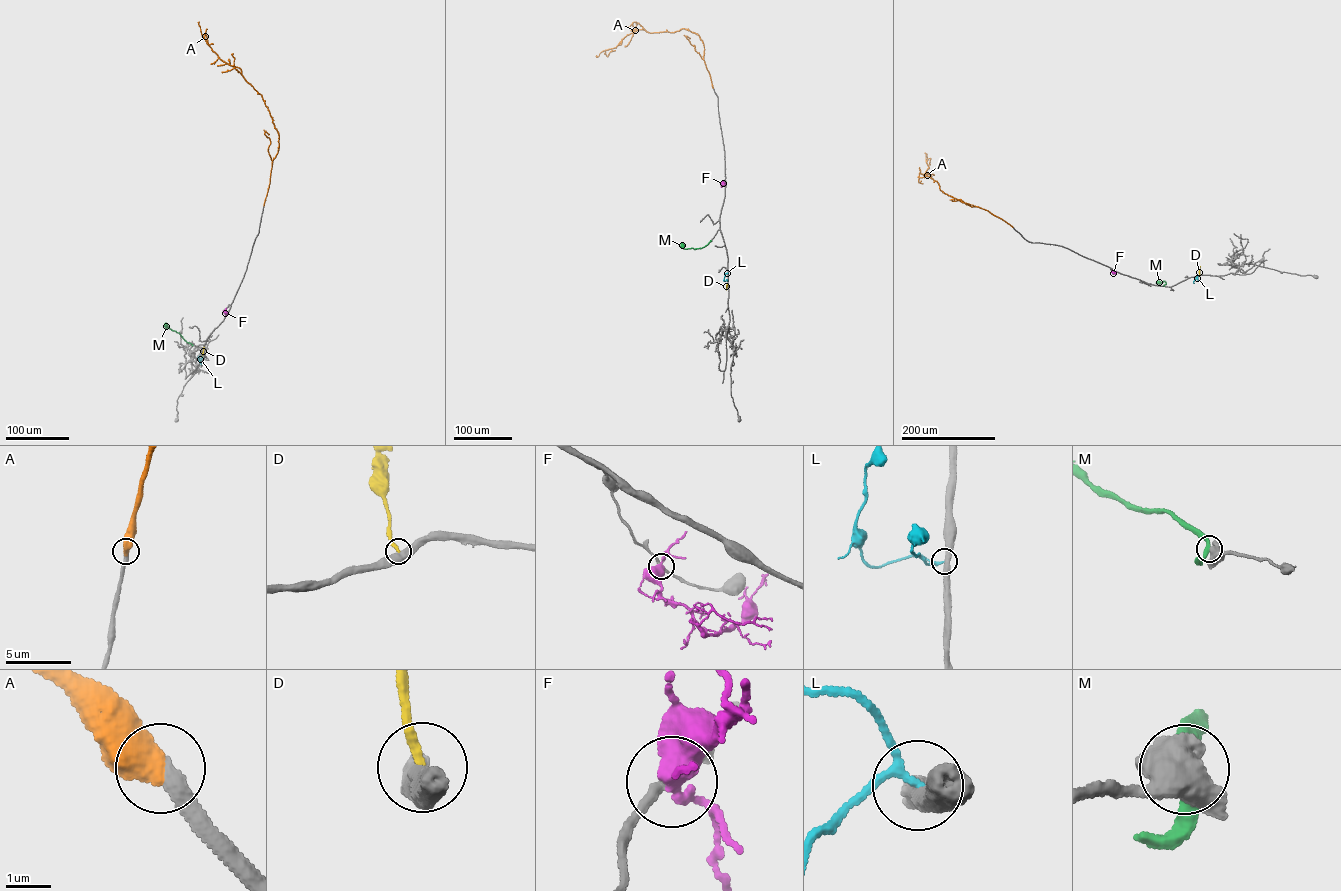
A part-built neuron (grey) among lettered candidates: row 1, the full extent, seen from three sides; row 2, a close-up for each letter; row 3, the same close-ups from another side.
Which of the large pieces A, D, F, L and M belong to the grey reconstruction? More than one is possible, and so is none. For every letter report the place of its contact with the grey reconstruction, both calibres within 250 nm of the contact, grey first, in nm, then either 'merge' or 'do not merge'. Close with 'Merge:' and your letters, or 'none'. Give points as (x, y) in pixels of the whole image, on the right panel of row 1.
A: meets grey at (1013, 227); 360 nm thick on the grey side, 600 nm on the other; merge
D: meets grey at (1200, 275); 480 nm thick on the grey side, 200 nm on the other; do not merge
F: meets grey at (1112, 271); 200 nm thick on the grey side, 460 nm on the other; do not merge
L: meets grey at (1197, 276); 420 nm thick on the grey side, 160 nm on the other; do not merge
M: meets grey at (1164, 285); 800 nm thick on the grey side, 320 nm on the other; do not merge
Merge: A

